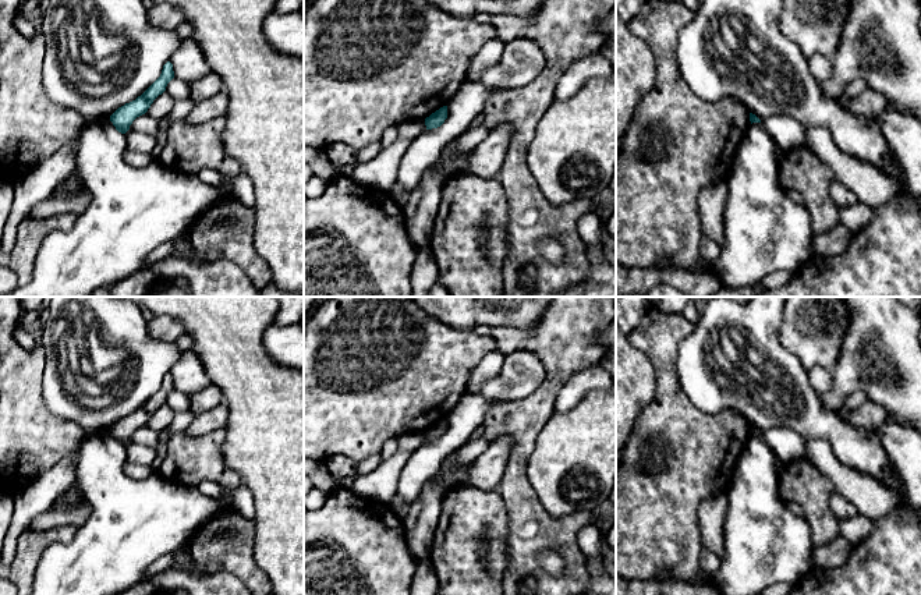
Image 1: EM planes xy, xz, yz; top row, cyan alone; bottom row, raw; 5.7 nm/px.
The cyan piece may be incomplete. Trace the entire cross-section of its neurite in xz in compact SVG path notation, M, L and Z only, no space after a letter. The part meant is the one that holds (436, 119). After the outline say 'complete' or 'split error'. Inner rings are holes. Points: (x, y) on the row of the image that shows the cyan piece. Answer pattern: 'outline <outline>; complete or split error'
outline M443 106L439 110L436 110L435 113L432 113L429 117L425 118L426 130L440 127L446 118L447 118L447 106Z; complete

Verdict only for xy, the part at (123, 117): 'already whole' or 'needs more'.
already whole

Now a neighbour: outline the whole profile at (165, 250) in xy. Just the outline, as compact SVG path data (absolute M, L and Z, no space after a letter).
M166 242L166 244L162 244L159 245L157 248L155 248L149 255L148 258L145 259L145 263L142 266L144 268L149 268L152 266L153 263L167 258L171 255L173 252L173 248L174 248L174 242Z

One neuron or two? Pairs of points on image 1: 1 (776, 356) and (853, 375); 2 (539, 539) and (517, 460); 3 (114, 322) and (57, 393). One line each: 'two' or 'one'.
1: two
2: one
3: one

